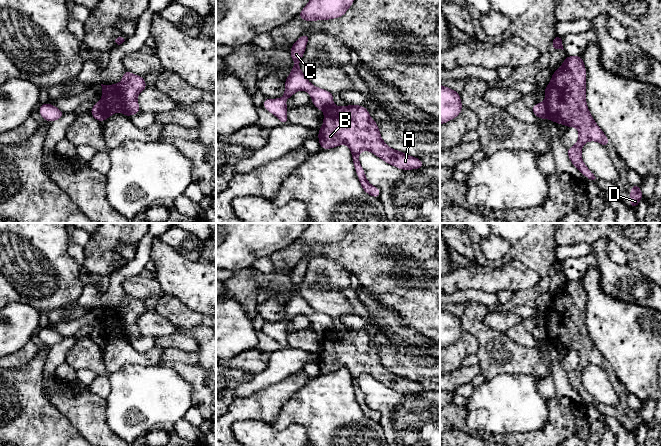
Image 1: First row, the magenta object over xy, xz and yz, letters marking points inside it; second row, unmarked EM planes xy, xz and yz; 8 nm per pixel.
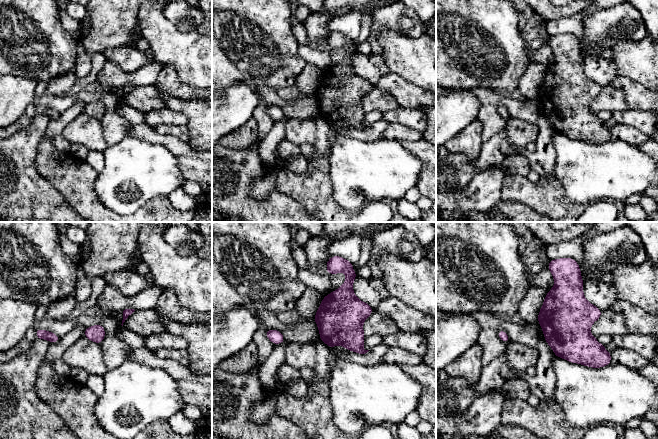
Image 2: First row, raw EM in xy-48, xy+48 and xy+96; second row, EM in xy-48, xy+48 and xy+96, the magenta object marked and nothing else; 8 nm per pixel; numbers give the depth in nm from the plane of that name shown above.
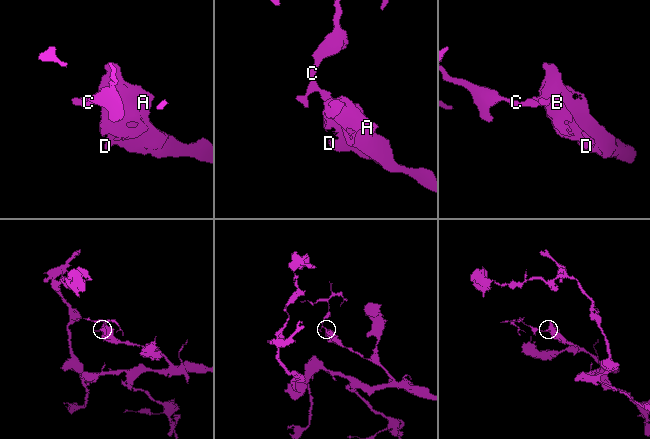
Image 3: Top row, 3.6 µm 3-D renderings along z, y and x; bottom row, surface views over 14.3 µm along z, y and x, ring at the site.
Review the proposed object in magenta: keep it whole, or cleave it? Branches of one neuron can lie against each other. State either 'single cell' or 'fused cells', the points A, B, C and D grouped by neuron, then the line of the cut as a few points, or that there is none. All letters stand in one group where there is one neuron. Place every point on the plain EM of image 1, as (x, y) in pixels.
fused cells; A B D / C; cut in yz along (545, 325), (548, 342)

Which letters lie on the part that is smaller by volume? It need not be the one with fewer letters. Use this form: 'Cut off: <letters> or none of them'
Cut off: C

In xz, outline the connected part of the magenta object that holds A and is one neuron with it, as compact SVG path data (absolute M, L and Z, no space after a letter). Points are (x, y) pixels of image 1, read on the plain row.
M333 329L324 334L324 339L323 350L318 354L318 365L321 373L331 373L340 368L346 368L352 376L352 384L360 408L367 418L378 423L380 414L367 405L364 393L360 389L359 378L363 374L368 374L386 387L402 394L419 393L424 390L422 384L394 374L386 369L381 362L377 347L369 339L367 332L360 329L347 329L345 331Z

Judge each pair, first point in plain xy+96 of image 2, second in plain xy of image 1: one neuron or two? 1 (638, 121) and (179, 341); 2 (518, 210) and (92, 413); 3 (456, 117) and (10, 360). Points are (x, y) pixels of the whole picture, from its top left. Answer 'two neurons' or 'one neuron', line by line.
1: one neuron
2: two neurons
3: two neurons

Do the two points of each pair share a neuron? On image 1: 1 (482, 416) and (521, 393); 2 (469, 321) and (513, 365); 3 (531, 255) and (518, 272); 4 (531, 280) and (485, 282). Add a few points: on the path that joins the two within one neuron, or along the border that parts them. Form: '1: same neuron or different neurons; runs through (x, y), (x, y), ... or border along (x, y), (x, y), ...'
1: same neuron; runs through (492, 408), (511, 403)
2: same neuron; runs through (480, 331), (502, 355)
3: different neurons; border along (505, 260), (519, 260), (541, 277)
4: same neuron; runs through (520, 278), (506, 277), (496, 279)

